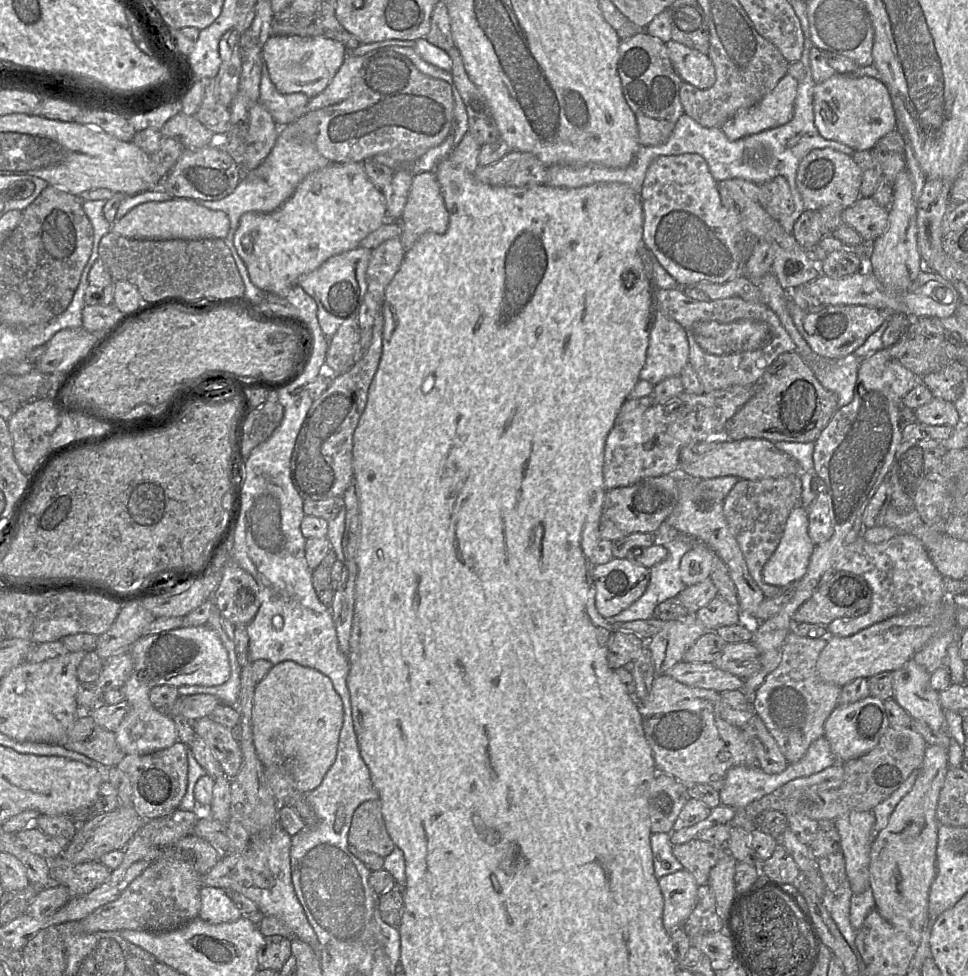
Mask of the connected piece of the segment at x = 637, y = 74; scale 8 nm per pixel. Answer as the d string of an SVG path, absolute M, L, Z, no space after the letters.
M645 31L621 40L618 74L624 98L636 117L640 144L664 144L671 136L678 119L685 113L680 99L684 81L670 61L667 44Z

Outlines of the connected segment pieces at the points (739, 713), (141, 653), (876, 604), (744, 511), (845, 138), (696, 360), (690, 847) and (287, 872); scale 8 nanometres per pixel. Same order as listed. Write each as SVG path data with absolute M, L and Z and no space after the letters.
M742 690L724 691L720 695L721 716L728 723L743 729L756 715L754 704Z
M208 625L182 626L161 634L145 635L130 647L134 669L122 689L129 711L115 731L116 741L125 755L149 754L169 748L179 740L172 717L154 707L150 691L160 685L218 686L231 674L228 652L219 635Z
M898 534L881 543L867 542L860 535L833 559L833 571L847 571L862 576L871 589L872 599L865 614L856 618L837 618L827 625L829 635L852 636L890 617L947 598L943 576L929 559L921 541L911 534Z
M800 475L761 480L741 479L724 499L724 515L729 528L743 552L751 576L763 591L765 598L777 596L781 587L764 581L763 567L777 549L790 513L801 503Z
M833 75L816 84L813 95L815 125L826 139L855 151L873 150L877 142L896 128L896 117L887 87L869 76Z
M682 288L660 289L658 298L661 310L681 324L686 331L689 362L696 371L704 392L758 383L780 354L796 351L796 345L779 317L765 303L749 302L739 297L700 301L687 296Z
M699 839L673 847L674 856L693 876L698 886L708 884L711 869L726 852L725 847L716 847Z
M280 825L276 827L274 833L268 839L250 839L243 852L225 854L212 869L202 875L202 887L219 887L248 897L256 903L259 911L264 916L272 916L282 921L295 933L298 940L306 943L319 954L317 936L306 917L292 883L290 864L291 840L292 837Z

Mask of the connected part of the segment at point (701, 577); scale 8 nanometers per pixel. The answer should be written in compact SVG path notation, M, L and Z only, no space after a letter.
M695 542L680 563L680 576L687 587L711 578L714 556L714 551L705 543Z

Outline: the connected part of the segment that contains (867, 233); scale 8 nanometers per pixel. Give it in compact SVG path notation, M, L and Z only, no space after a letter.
M860 197L842 212L842 220L866 243L873 243L888 228L889 207L879 205L872 197Z

